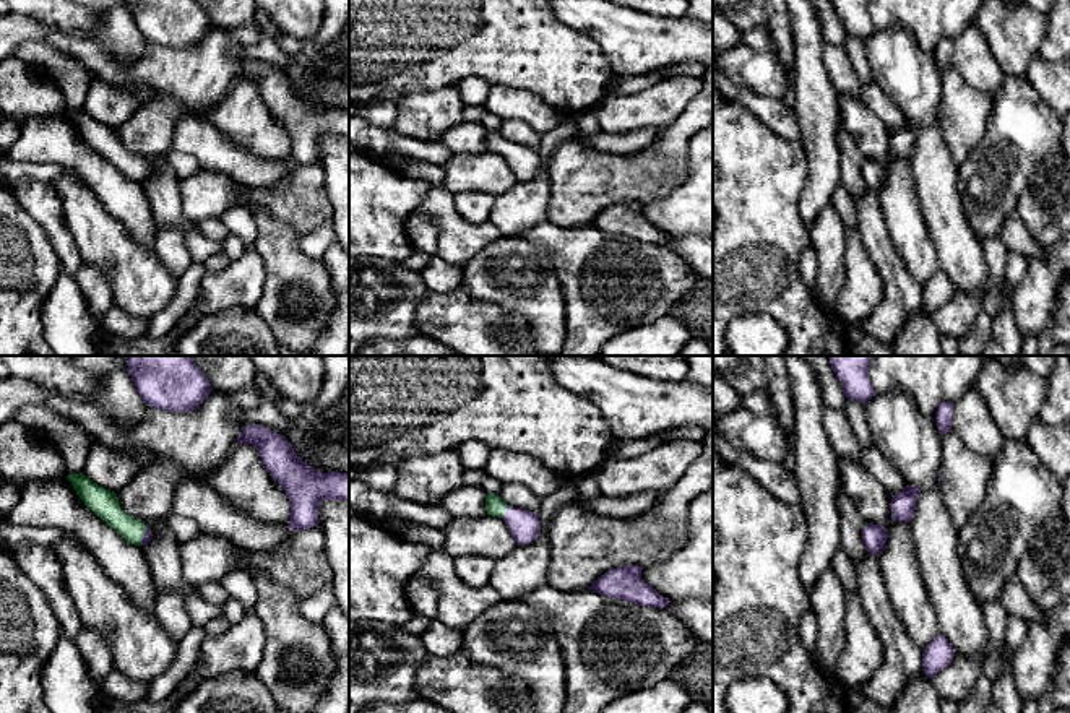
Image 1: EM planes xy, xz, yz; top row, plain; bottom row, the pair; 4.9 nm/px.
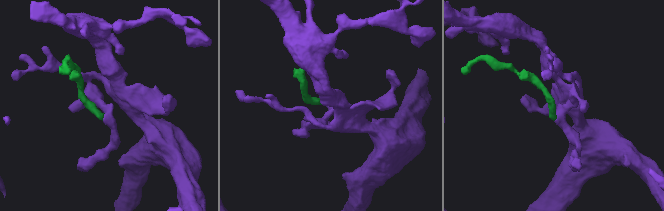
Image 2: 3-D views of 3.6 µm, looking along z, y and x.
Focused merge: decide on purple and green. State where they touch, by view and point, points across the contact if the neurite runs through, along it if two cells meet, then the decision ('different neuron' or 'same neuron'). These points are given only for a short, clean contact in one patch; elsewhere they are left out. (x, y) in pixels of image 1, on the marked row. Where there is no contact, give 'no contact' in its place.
contact xz (505, 512); way xz (525, 527), (505, 512), (494, 505); same neuron

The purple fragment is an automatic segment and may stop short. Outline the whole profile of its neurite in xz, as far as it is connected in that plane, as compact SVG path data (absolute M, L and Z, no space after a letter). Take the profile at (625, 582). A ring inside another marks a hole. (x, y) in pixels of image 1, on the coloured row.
M623 565L601 575L589 590L612 598L625 599L638 606L666 607L671 601L661 596L653 586L641 580L640 565Z

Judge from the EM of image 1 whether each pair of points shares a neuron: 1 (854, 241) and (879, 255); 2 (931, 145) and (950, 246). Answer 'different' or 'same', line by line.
1: different
2: same

